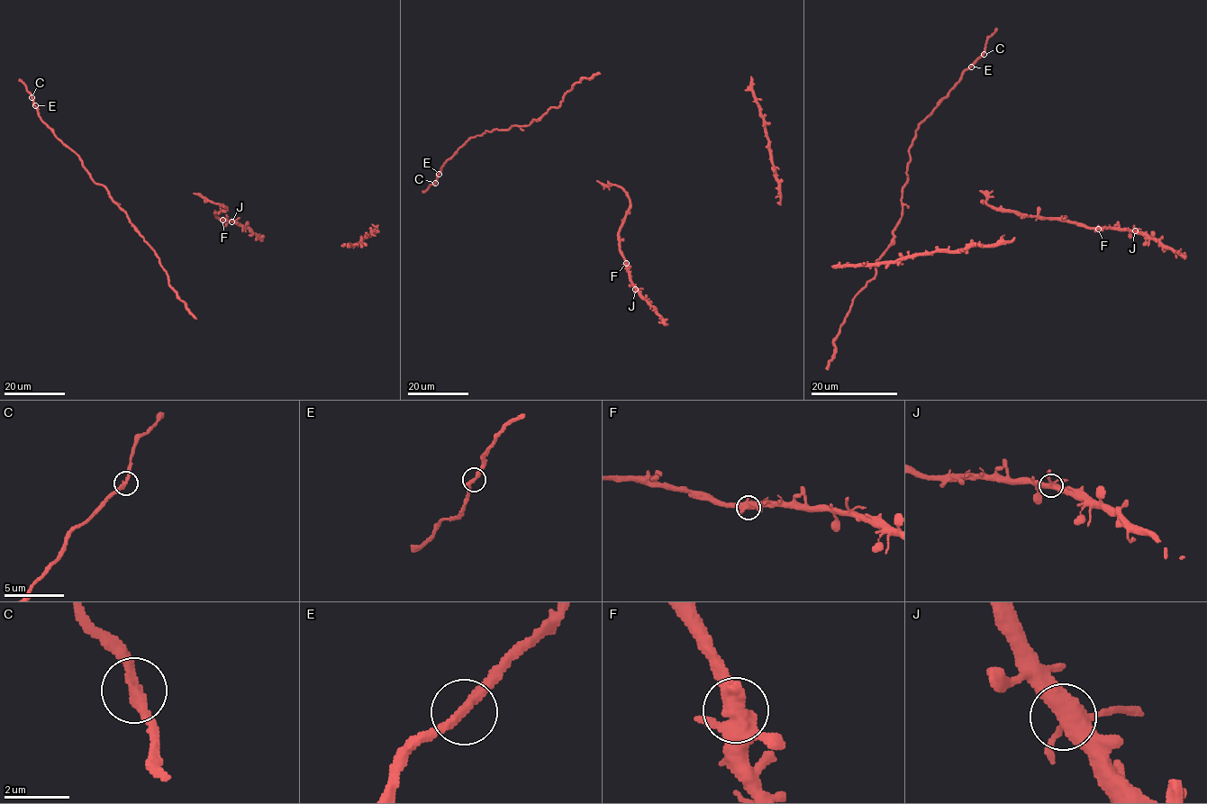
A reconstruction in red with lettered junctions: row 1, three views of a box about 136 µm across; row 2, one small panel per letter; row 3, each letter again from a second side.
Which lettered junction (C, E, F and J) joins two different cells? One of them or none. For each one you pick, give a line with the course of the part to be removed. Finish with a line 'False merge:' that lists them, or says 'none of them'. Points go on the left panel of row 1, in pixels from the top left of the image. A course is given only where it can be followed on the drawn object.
False merge: none of them

